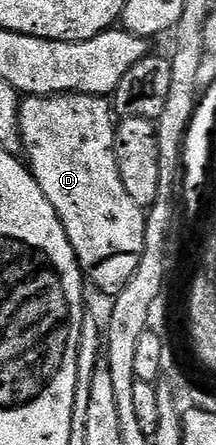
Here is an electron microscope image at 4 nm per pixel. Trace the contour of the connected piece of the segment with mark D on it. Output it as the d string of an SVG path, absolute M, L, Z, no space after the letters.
M97 94L26 96L20 102L18 134L26 149L24 161L52 208L56 208L83 275L110 295L117 295L132 280L146 248L146 210L128 196L124 180L120 180L114 151L115 129L116 115L111 103Z

